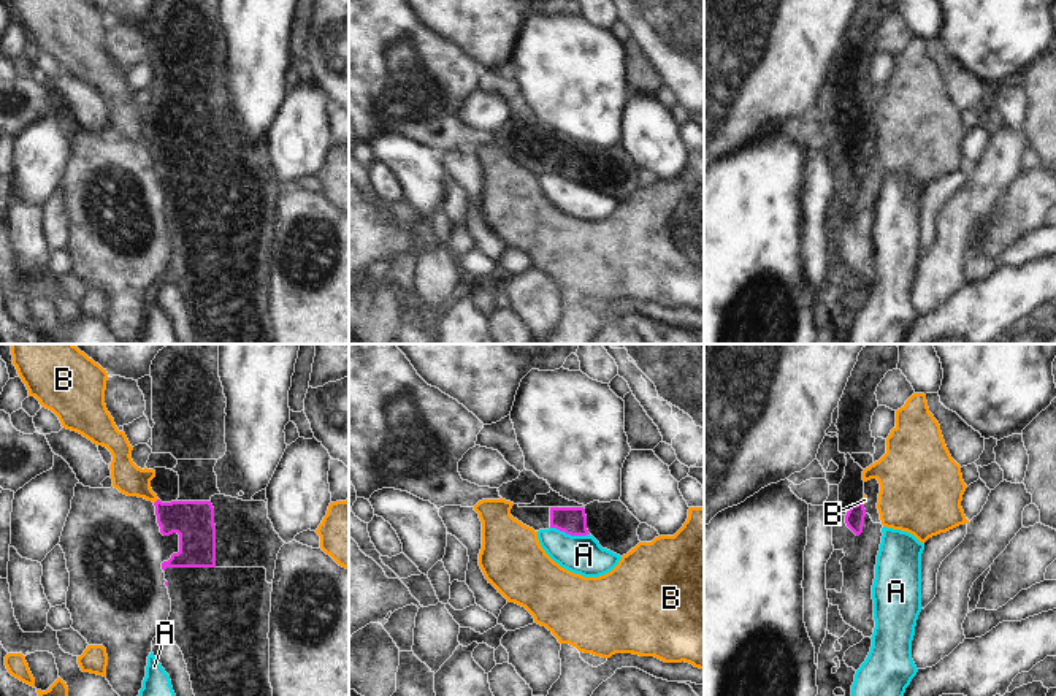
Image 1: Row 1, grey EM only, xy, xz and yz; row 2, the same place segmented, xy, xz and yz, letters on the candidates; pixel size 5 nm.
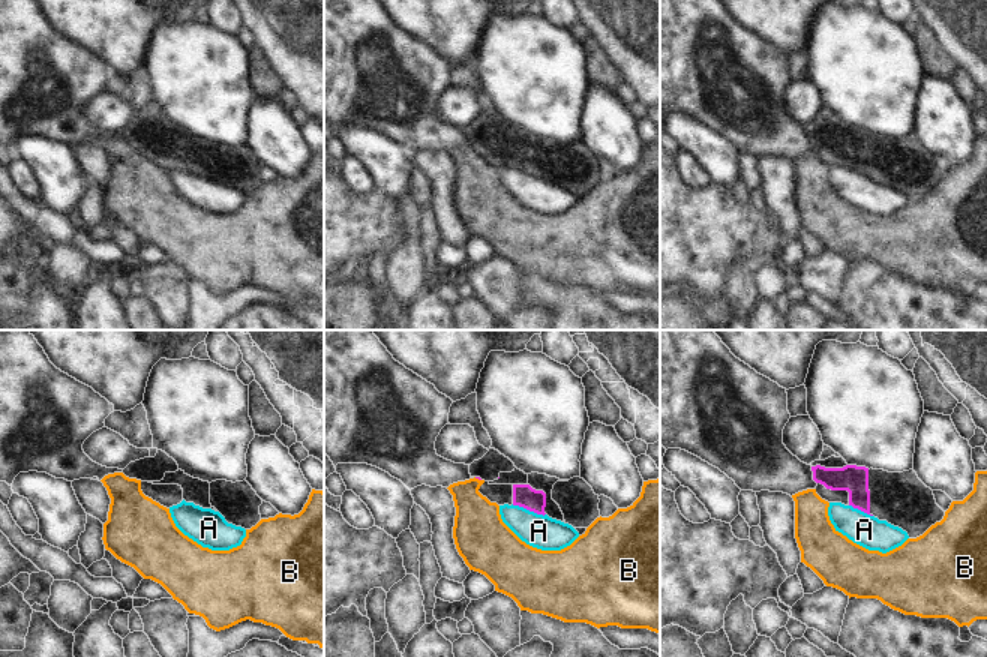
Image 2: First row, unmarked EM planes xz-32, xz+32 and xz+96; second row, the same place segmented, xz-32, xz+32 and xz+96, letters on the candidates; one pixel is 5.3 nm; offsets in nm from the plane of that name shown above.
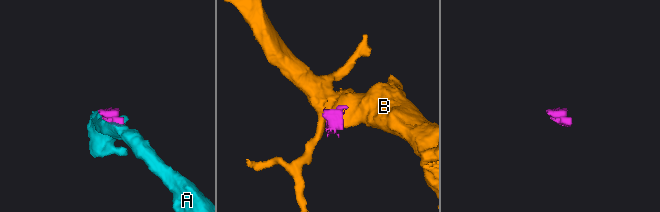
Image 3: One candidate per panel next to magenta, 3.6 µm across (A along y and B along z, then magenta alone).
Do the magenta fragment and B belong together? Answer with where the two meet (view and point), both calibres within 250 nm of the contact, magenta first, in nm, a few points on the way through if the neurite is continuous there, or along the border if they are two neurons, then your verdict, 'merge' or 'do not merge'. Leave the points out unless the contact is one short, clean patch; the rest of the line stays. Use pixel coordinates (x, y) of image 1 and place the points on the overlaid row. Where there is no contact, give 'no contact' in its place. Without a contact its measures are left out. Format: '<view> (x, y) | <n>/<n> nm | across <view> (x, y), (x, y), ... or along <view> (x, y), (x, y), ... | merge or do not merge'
xy (156, 501) | 200/160 nm | along xy (157, 498), (154, 503) | do not merge

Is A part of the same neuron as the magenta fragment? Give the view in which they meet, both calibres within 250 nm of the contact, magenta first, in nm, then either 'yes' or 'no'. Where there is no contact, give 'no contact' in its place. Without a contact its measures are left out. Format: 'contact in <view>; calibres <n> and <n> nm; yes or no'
contact in xz; calibres 140 and 200 nm; yes

